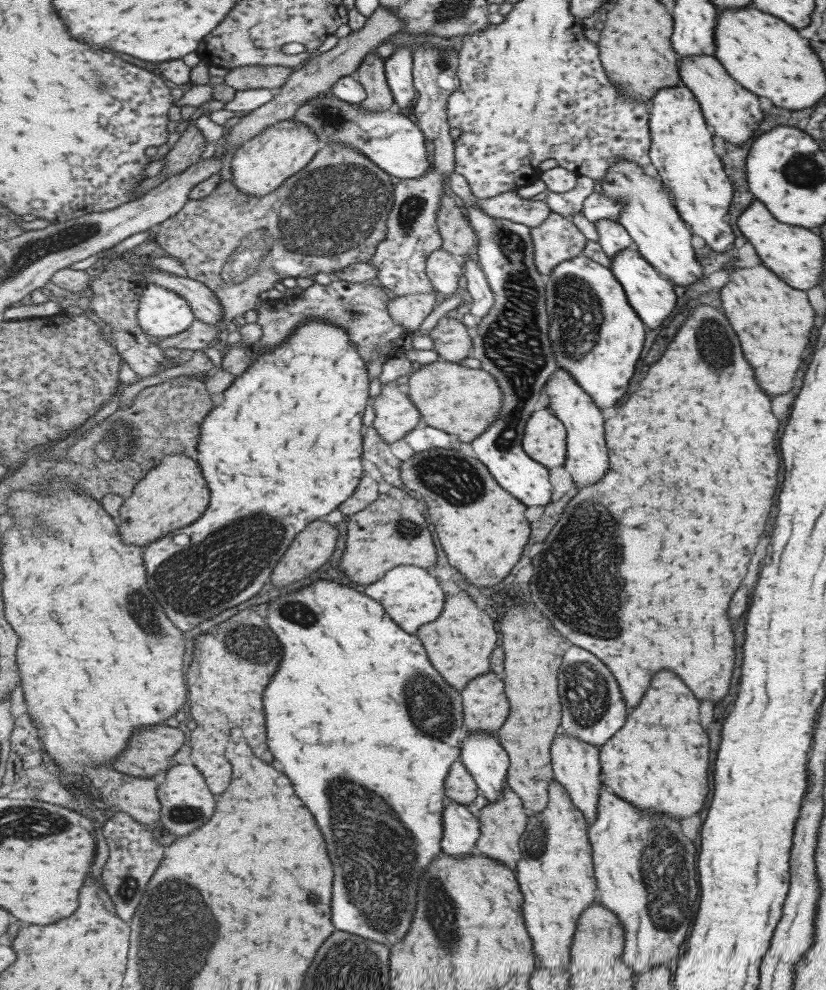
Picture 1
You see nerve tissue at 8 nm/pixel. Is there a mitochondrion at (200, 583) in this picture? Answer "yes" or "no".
yes

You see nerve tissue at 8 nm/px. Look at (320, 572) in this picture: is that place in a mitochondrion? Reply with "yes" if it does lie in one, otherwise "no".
no

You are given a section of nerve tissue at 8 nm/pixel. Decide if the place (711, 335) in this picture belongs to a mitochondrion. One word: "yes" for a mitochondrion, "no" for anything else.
yes

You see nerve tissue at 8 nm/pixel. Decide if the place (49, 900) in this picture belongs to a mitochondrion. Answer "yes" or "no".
no

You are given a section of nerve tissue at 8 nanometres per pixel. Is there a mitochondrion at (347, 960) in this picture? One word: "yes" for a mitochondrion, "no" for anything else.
yes

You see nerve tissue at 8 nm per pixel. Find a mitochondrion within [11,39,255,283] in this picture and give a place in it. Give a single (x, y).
(98, 83)

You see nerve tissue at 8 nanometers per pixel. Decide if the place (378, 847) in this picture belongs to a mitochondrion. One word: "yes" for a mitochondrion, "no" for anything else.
yes

